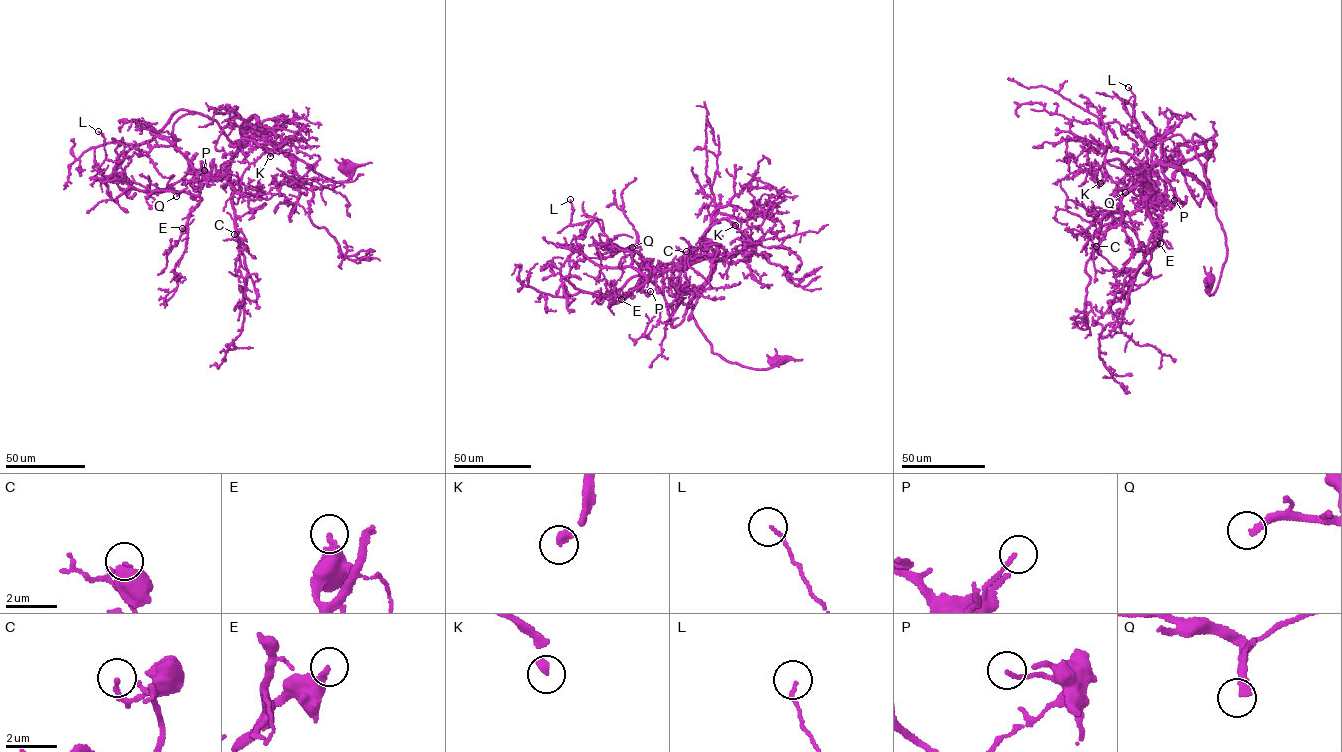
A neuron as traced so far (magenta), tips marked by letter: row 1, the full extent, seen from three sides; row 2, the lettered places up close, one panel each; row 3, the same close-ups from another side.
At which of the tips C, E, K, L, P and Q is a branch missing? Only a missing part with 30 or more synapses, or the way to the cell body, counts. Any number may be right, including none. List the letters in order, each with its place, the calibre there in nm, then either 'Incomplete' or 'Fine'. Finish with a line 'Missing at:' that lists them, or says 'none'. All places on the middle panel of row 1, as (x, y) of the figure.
C: Place: (686, 251). Thickness 170 nm. Fine
E: Place: (621, 299). Thickness 400 nm. Fine
K: Place: (735, 225). Thickness 300 nm. Incomplete
L: Place: (570, 199). Thickness 110 nm. Fine
P: Place: (650, 291). Thickness 150 nm. Fine
Q: Place: (632, 247). Thickness 280 nm. Incomplete
Missing at: K, Q

